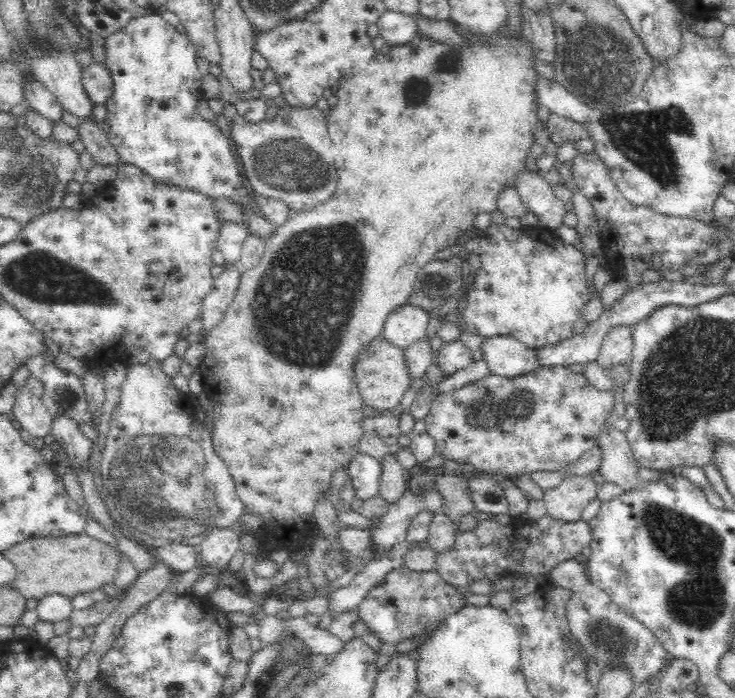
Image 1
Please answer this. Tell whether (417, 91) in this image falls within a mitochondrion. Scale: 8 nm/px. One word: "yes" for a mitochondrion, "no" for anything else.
yes

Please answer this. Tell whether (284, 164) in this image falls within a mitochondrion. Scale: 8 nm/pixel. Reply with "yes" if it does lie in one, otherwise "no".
yes

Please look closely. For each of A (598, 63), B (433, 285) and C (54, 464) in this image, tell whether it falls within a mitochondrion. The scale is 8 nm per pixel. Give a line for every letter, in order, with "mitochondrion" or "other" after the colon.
A: mitochondrion
B: mitochondrion
C: other

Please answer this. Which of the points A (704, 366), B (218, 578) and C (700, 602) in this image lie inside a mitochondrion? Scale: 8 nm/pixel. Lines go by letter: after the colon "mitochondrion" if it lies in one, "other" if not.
A: mitochondrion
B: other
C: mitochondrion

